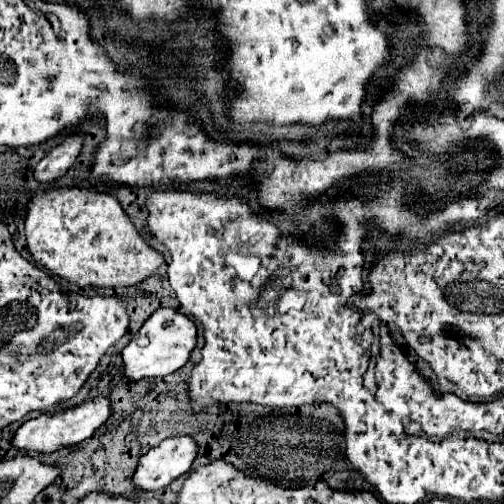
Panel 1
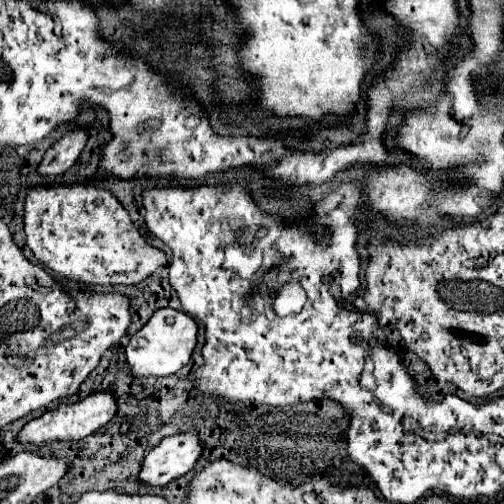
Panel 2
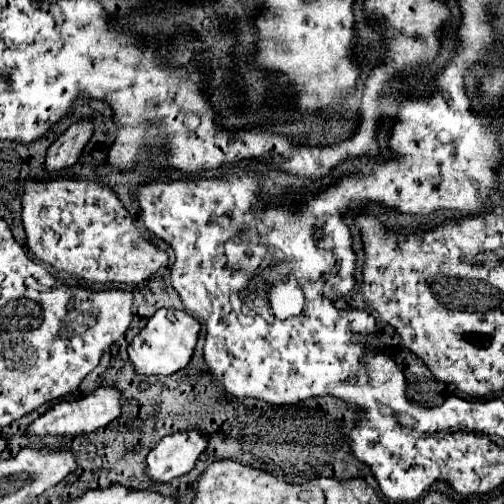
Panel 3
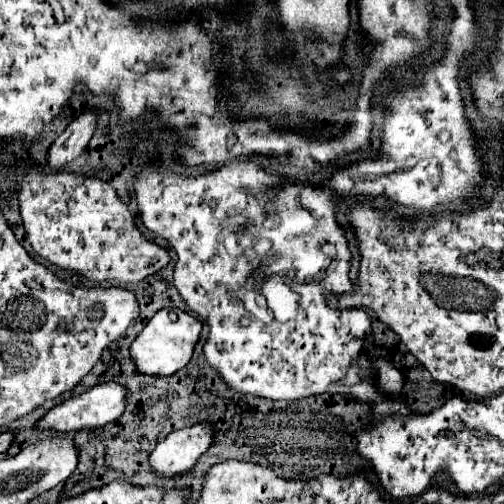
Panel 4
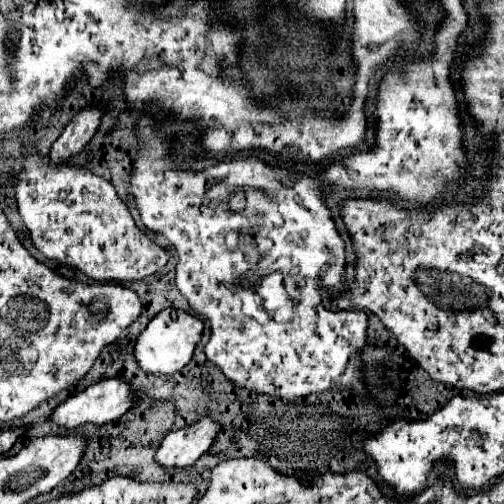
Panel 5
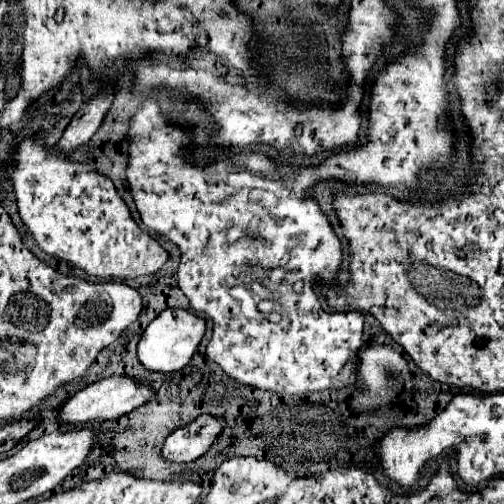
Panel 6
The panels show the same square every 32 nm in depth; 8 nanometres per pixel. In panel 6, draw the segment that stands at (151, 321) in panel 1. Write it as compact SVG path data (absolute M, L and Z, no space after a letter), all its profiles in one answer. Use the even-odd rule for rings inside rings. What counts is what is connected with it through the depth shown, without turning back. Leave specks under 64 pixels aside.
M168 308L144 330L138 342L138 360L144 364L144 368L152 372L176 372L190 362L200 340L204 338L204 332L206 332L206 320L202 316L192 314L188 310Z

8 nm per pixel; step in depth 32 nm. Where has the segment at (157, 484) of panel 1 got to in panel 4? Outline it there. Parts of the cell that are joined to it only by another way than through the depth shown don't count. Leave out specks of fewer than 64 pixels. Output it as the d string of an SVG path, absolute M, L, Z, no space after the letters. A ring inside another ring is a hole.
M198 422L190 428L170 432L152 452L150 464L160 476L174 476L190 470L200 454L204 454L214 436L214 426L210 422Z

